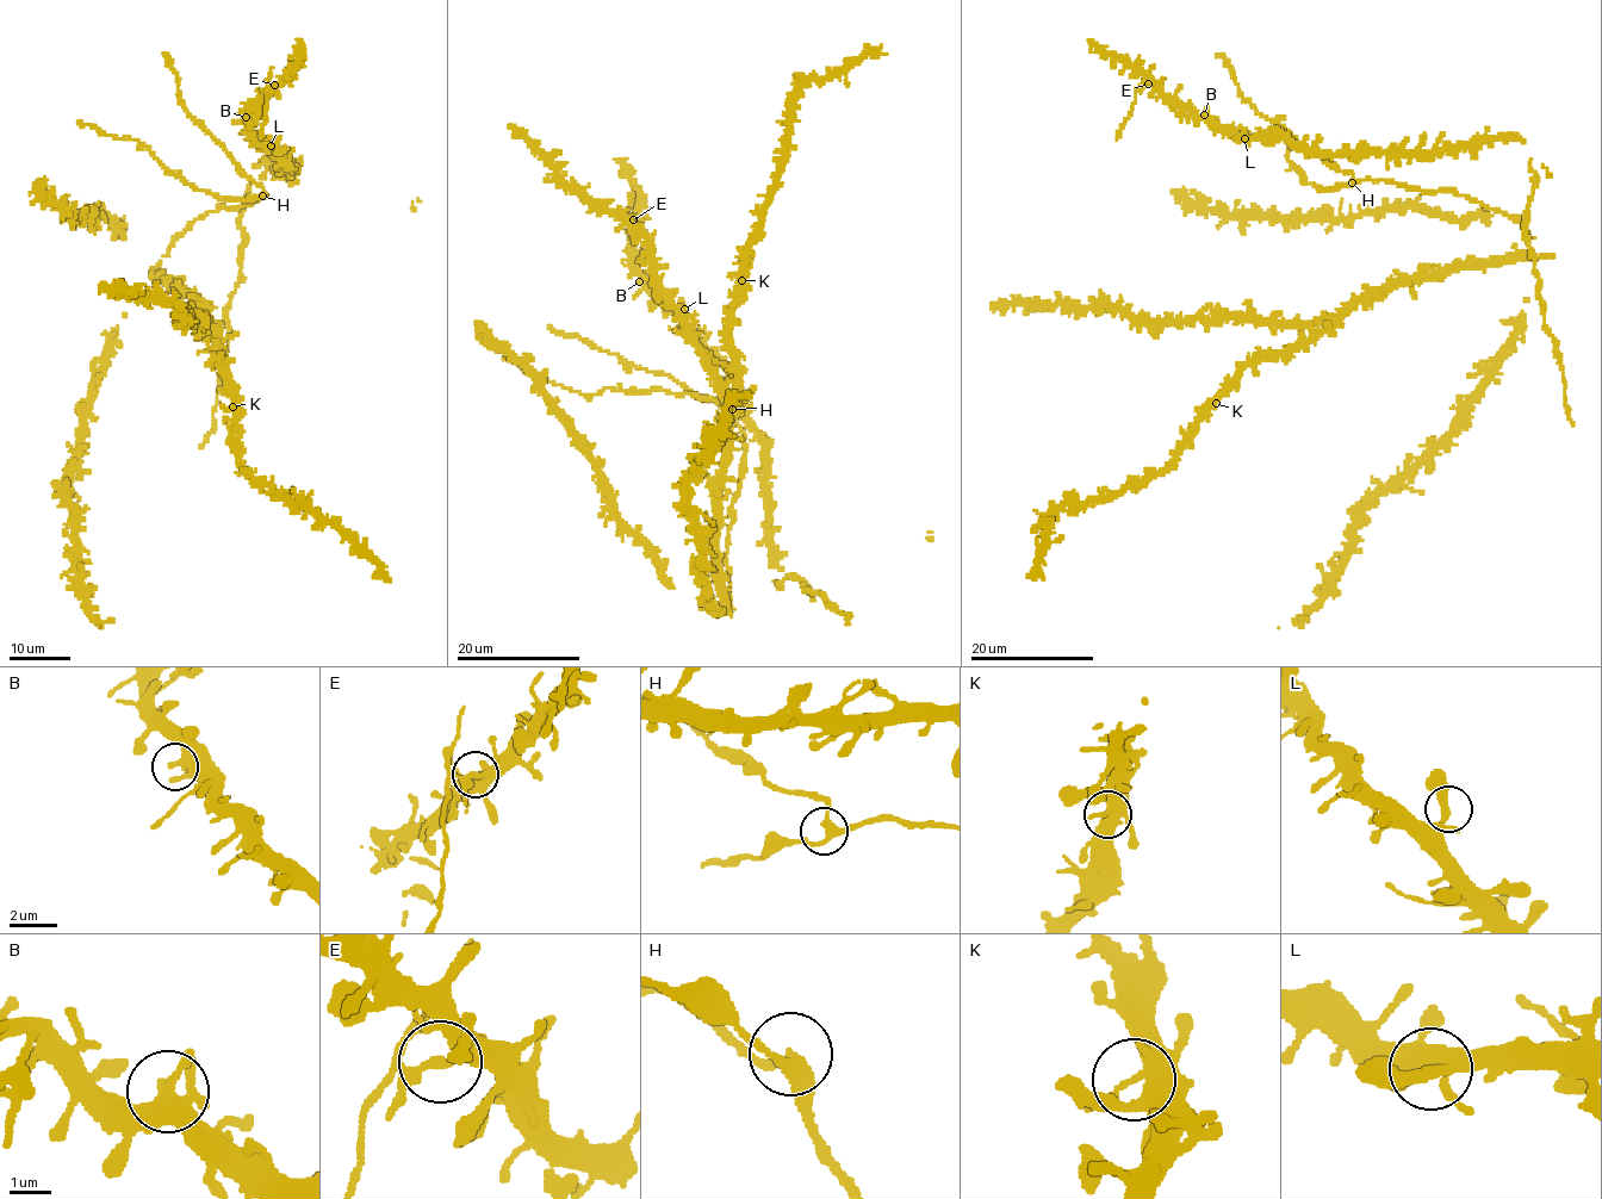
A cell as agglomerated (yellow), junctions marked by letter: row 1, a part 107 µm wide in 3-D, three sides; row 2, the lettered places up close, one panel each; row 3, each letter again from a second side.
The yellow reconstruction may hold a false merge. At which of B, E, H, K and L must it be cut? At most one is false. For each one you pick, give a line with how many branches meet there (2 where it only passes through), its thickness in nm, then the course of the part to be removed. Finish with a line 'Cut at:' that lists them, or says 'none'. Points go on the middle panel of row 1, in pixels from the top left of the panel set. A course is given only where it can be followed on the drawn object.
E: branches 3; calibre 200 nm; course (632, 221), (625, 212), (631, 206), (633, 192)
Cut at: E

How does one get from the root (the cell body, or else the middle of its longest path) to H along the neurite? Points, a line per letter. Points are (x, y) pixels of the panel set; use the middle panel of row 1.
H: (730, 600), (725, 555), (745, 449), (744, 433), (732, 409)

